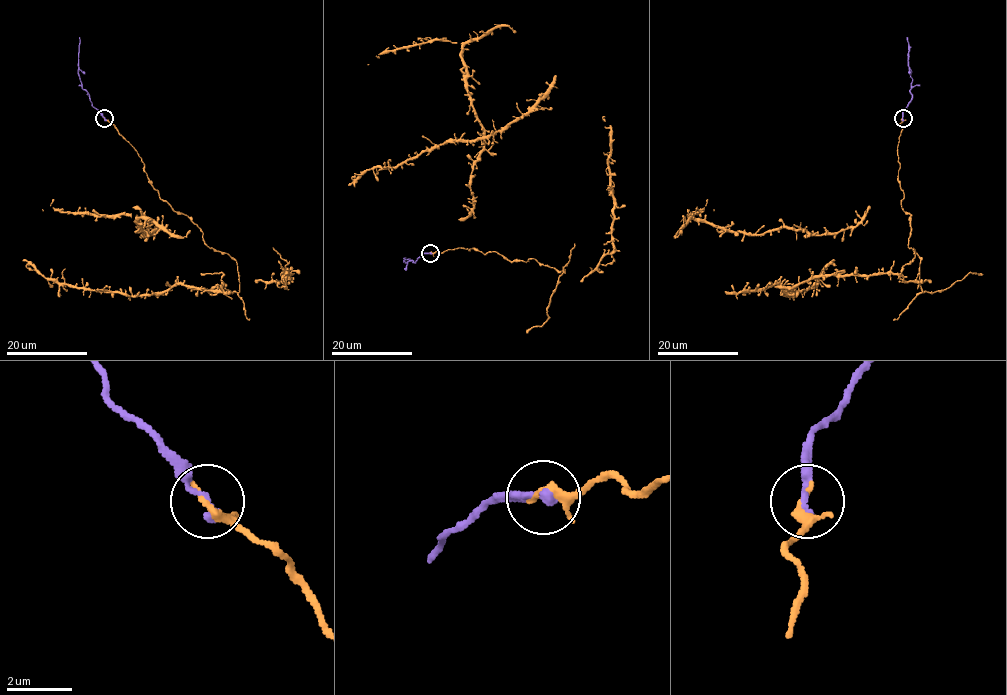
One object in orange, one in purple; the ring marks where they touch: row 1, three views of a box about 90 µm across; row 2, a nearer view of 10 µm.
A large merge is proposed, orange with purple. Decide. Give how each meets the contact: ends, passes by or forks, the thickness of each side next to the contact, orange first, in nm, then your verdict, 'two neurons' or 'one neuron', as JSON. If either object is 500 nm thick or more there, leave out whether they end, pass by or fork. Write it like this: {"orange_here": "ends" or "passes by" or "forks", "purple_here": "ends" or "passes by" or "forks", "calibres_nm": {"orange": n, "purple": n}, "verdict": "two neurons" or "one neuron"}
{"orange_here": "passes by", "purple_here": "ends", "calibres_nm": {"orange": 190, "purple": 320}, "verdict": "one neuron"}

